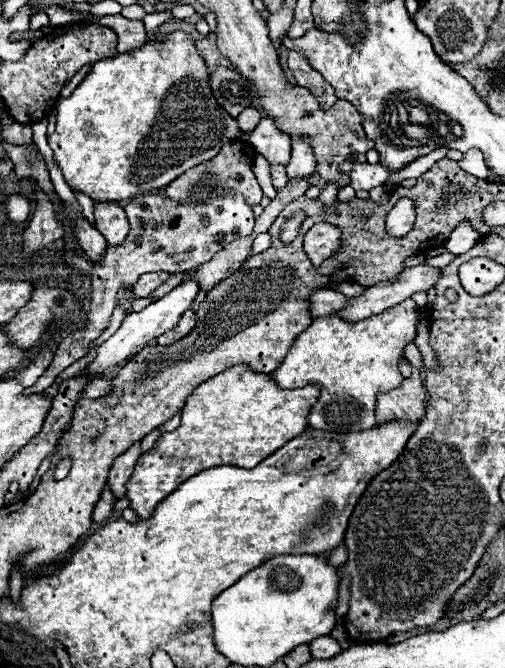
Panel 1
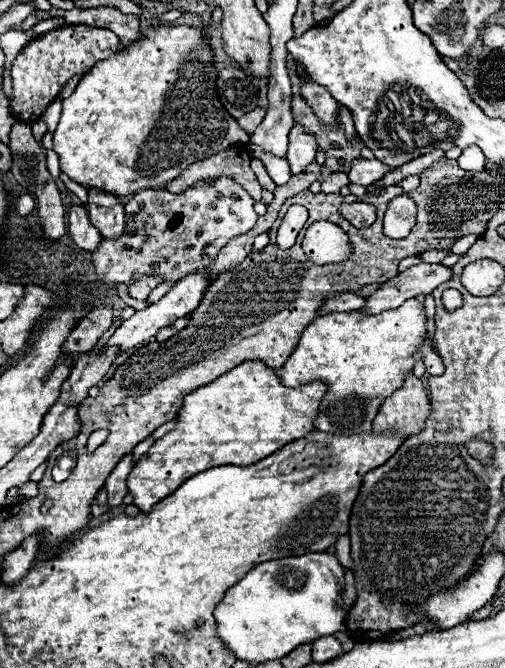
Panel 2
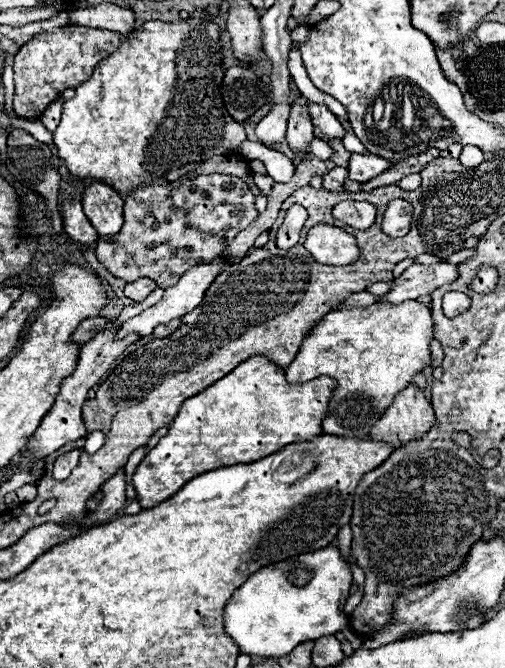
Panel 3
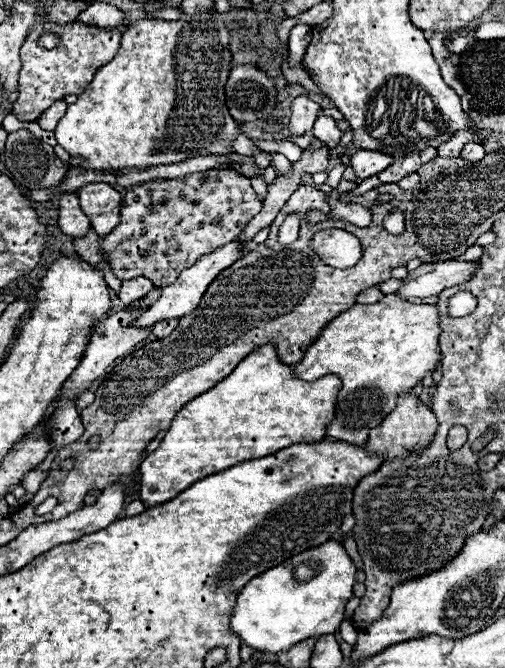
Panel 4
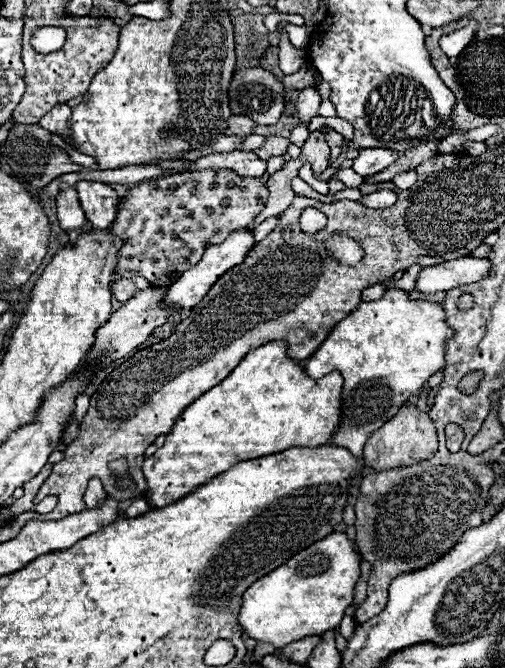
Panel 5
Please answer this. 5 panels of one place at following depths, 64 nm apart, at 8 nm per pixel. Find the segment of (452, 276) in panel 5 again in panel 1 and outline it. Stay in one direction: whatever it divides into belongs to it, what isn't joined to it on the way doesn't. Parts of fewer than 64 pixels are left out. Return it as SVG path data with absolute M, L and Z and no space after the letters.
M428 264L406 268L392 280L384 280L380 284L366 288L366 292L362 296L352 298L350 306L338 312L338 316L344 316L350 322L370 318L374 314L380 314L388 308L398 306L400 302L408 300L416 292L428 292L430 288L436 286L440 276L442 276L442 270Z

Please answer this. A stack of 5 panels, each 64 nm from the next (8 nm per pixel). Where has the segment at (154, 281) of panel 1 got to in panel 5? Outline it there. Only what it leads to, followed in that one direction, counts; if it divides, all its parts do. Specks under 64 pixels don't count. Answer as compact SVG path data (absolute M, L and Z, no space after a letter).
M136 276L136 278L120 278L112 284L112 292L116 296L118 302L128 302L128 298L132 298L136 292L144 290L144 288L150 288L148 280Z

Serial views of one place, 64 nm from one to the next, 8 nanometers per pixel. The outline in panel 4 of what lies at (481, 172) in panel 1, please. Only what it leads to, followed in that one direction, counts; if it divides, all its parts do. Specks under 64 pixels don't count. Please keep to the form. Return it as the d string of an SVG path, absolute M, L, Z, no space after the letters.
M468 142L464 148L462 148L462 154L460 154L464 160L468 162L478 162L486 156L486 150L484 150L484 144L478 144L478 142Z

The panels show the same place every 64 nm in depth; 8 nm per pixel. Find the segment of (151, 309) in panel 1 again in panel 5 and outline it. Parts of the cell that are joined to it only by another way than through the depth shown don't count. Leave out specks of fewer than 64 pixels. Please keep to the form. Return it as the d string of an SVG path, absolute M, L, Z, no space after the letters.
M248 226L246 228L240 228L240 230L234 230L222 244L216 244L216 246L208 248L208 252L204 252L202 260L198 264L194 264L188 272L184 272L168 288L168 294L164 298L164 304L174 304L178 308L194 308L208 294L208 290L216 284L216 280L220 276L224 276L224 272L228 272L228 268L234 268L236 264L242 264L244 262L244 258L248 256L248 252L252 250L254 244L256 244L256 240L254 240L254 234L252 234L252 230Z

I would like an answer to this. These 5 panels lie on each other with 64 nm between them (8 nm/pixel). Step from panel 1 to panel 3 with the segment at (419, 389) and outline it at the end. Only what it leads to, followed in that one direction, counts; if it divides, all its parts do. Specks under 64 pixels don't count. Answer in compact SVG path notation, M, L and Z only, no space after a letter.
M408 384L396 394L392 406L372 426L370 436L378 442L388 442L392 448L402 448L412 440L420 440L434 426L434 410L426 396Z

